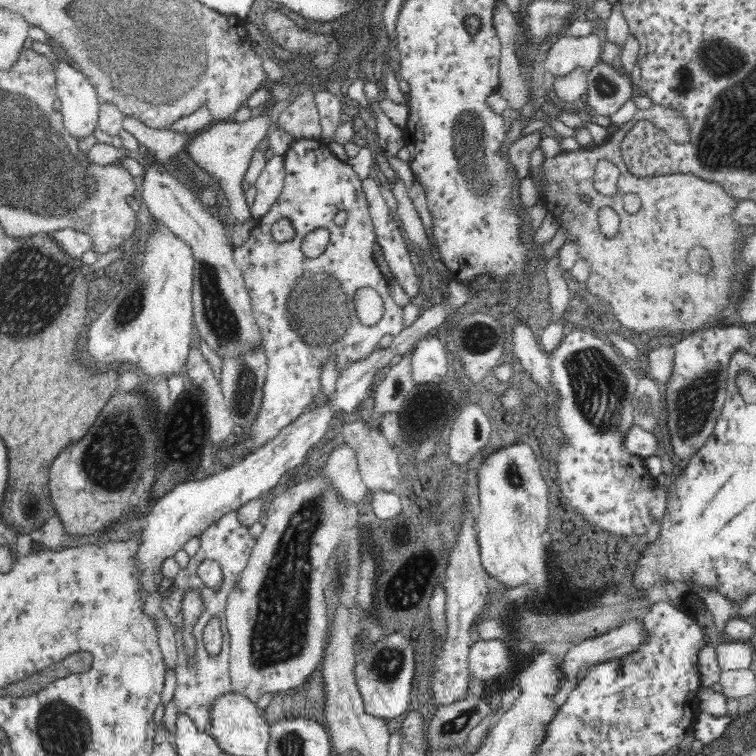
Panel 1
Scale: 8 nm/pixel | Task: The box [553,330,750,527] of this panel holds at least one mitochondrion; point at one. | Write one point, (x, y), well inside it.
(589, 371)

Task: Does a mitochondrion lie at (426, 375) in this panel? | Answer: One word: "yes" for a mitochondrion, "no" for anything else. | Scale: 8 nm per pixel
no

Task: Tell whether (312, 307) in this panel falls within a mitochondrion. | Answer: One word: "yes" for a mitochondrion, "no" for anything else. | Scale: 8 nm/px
yes

